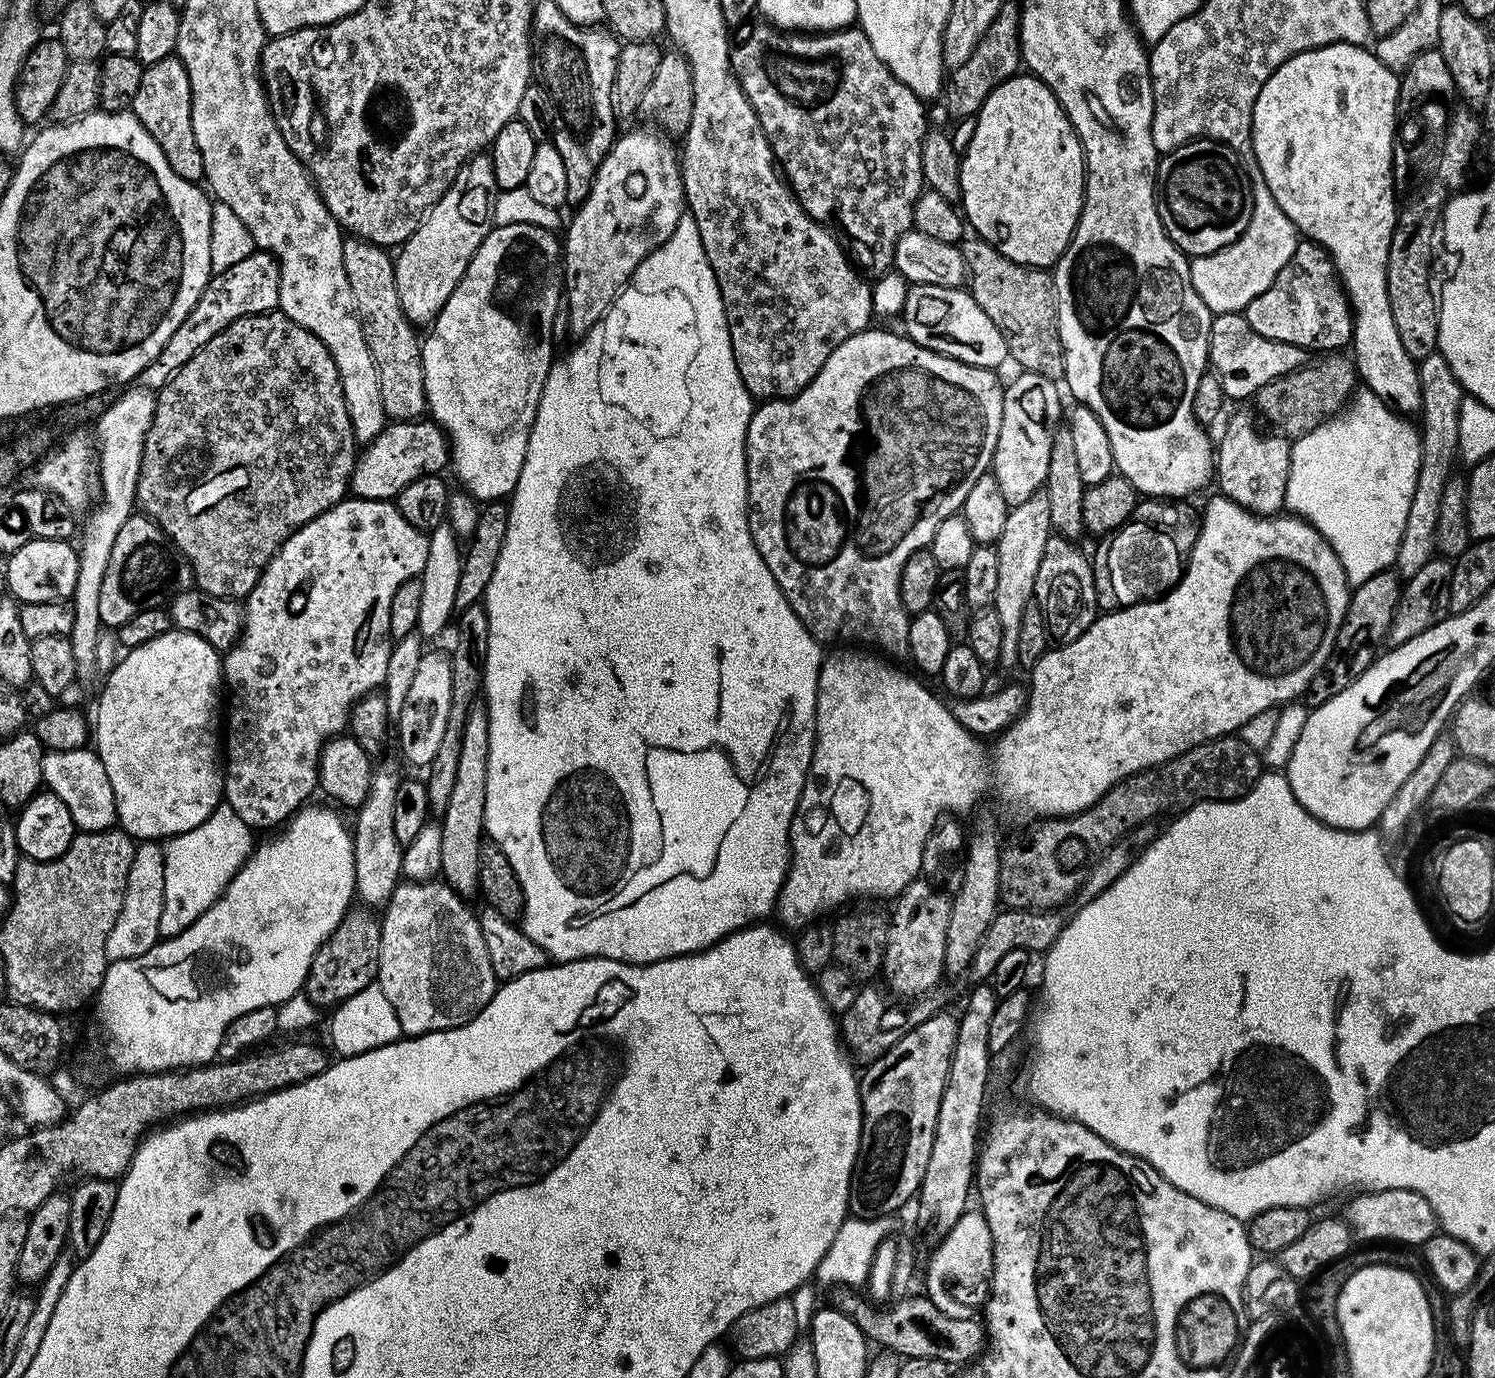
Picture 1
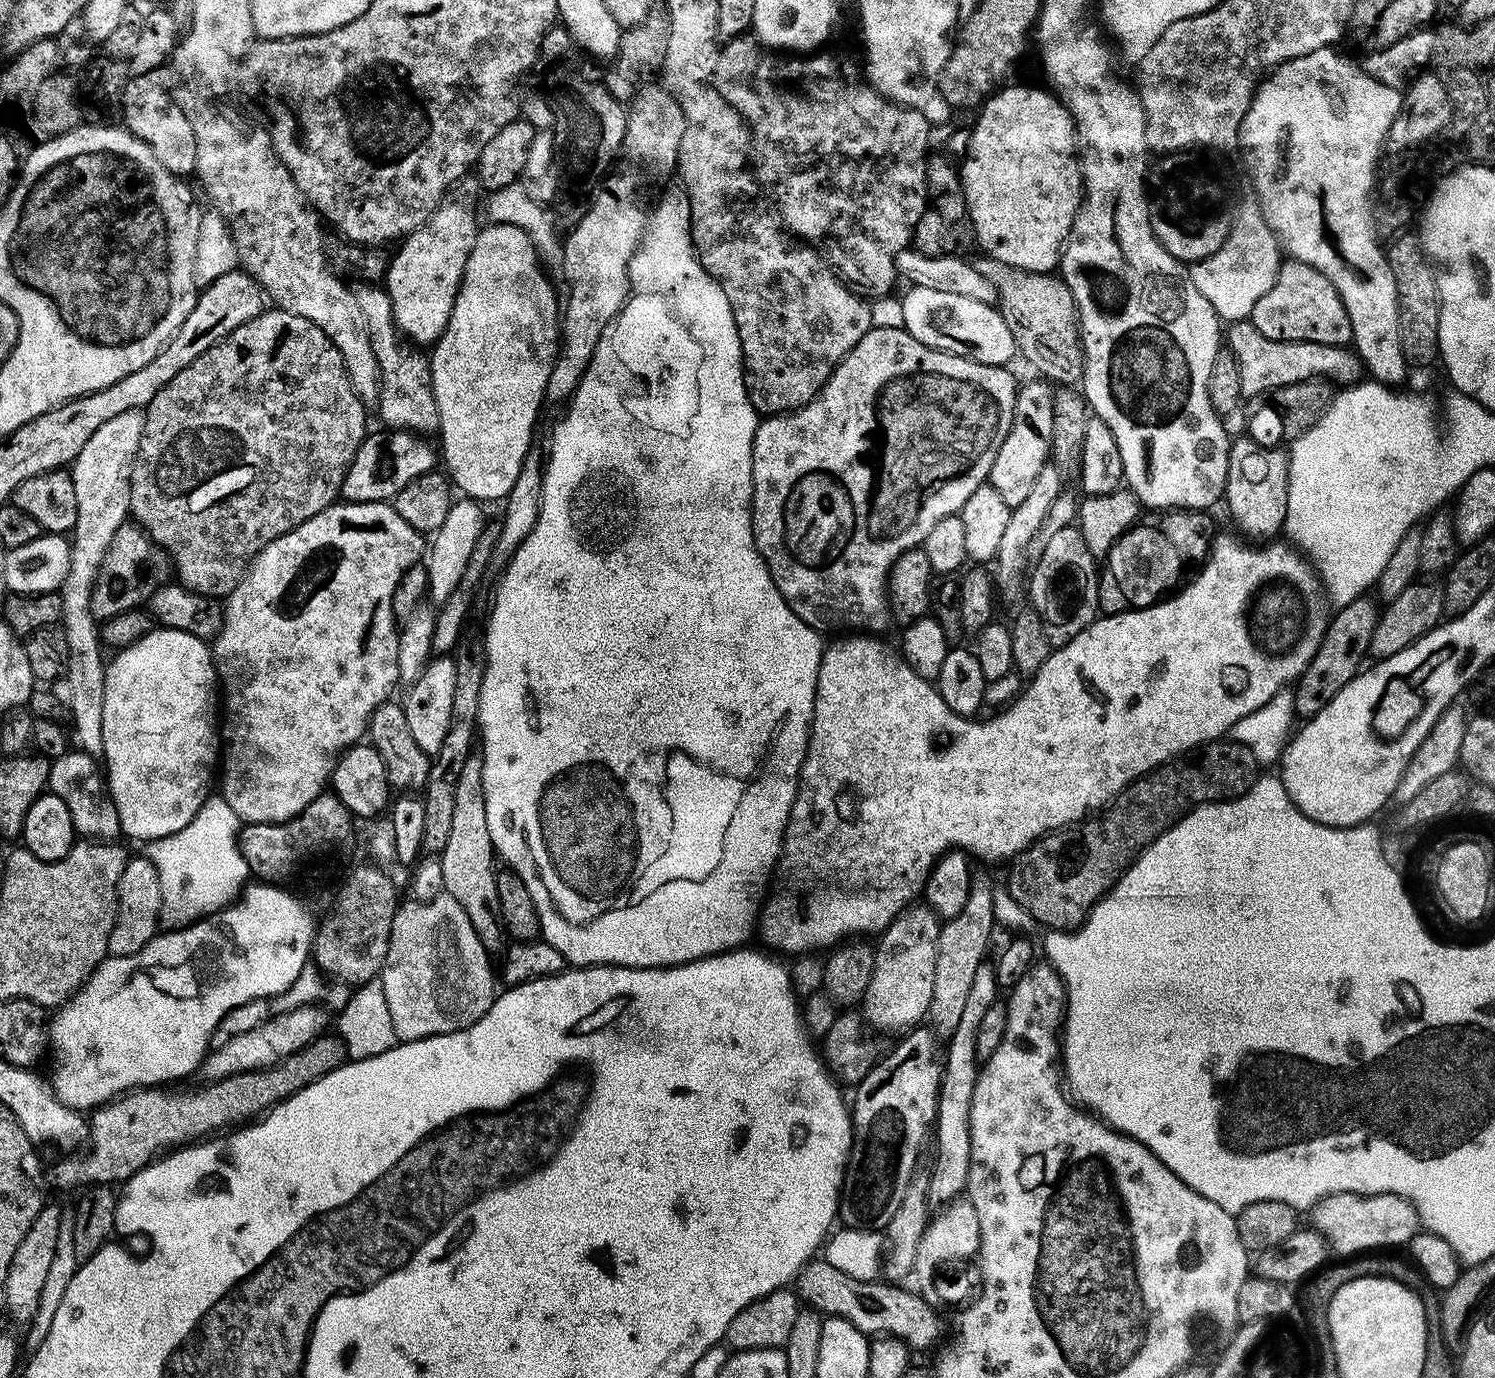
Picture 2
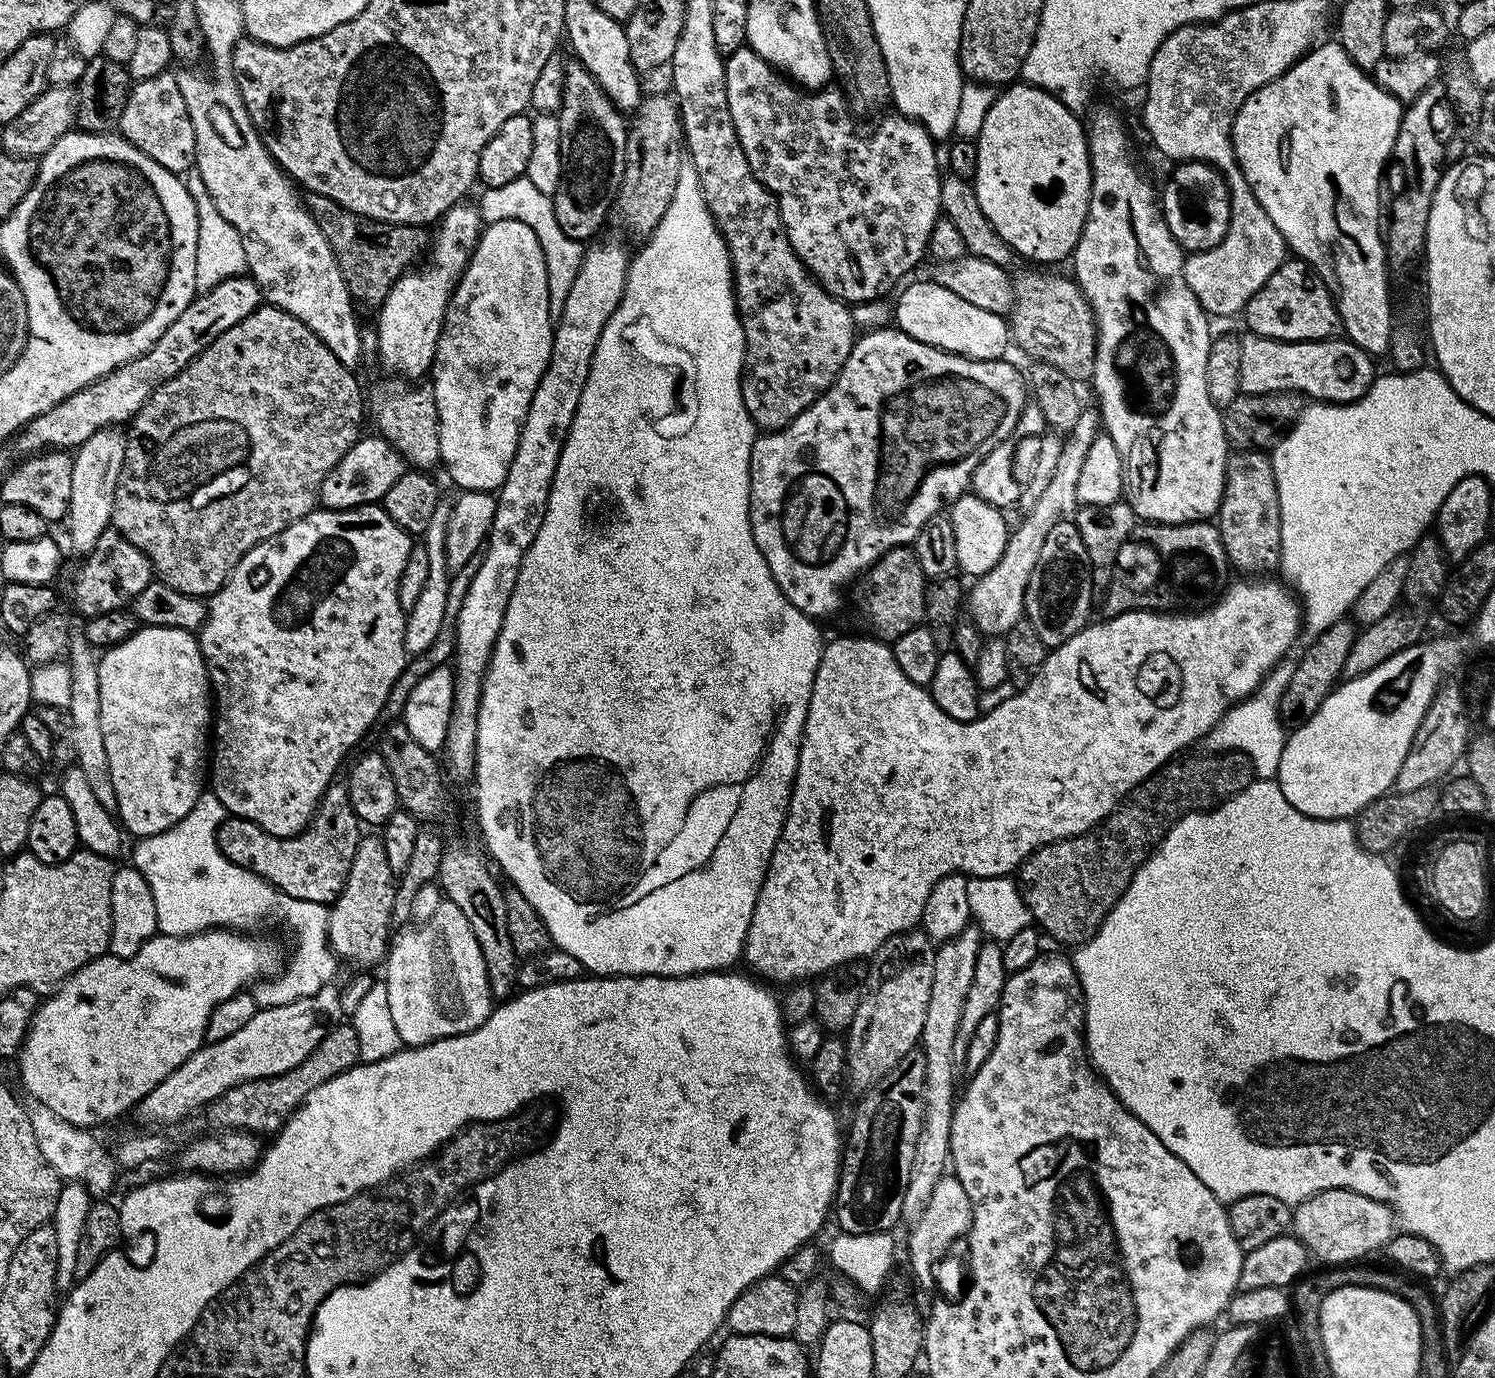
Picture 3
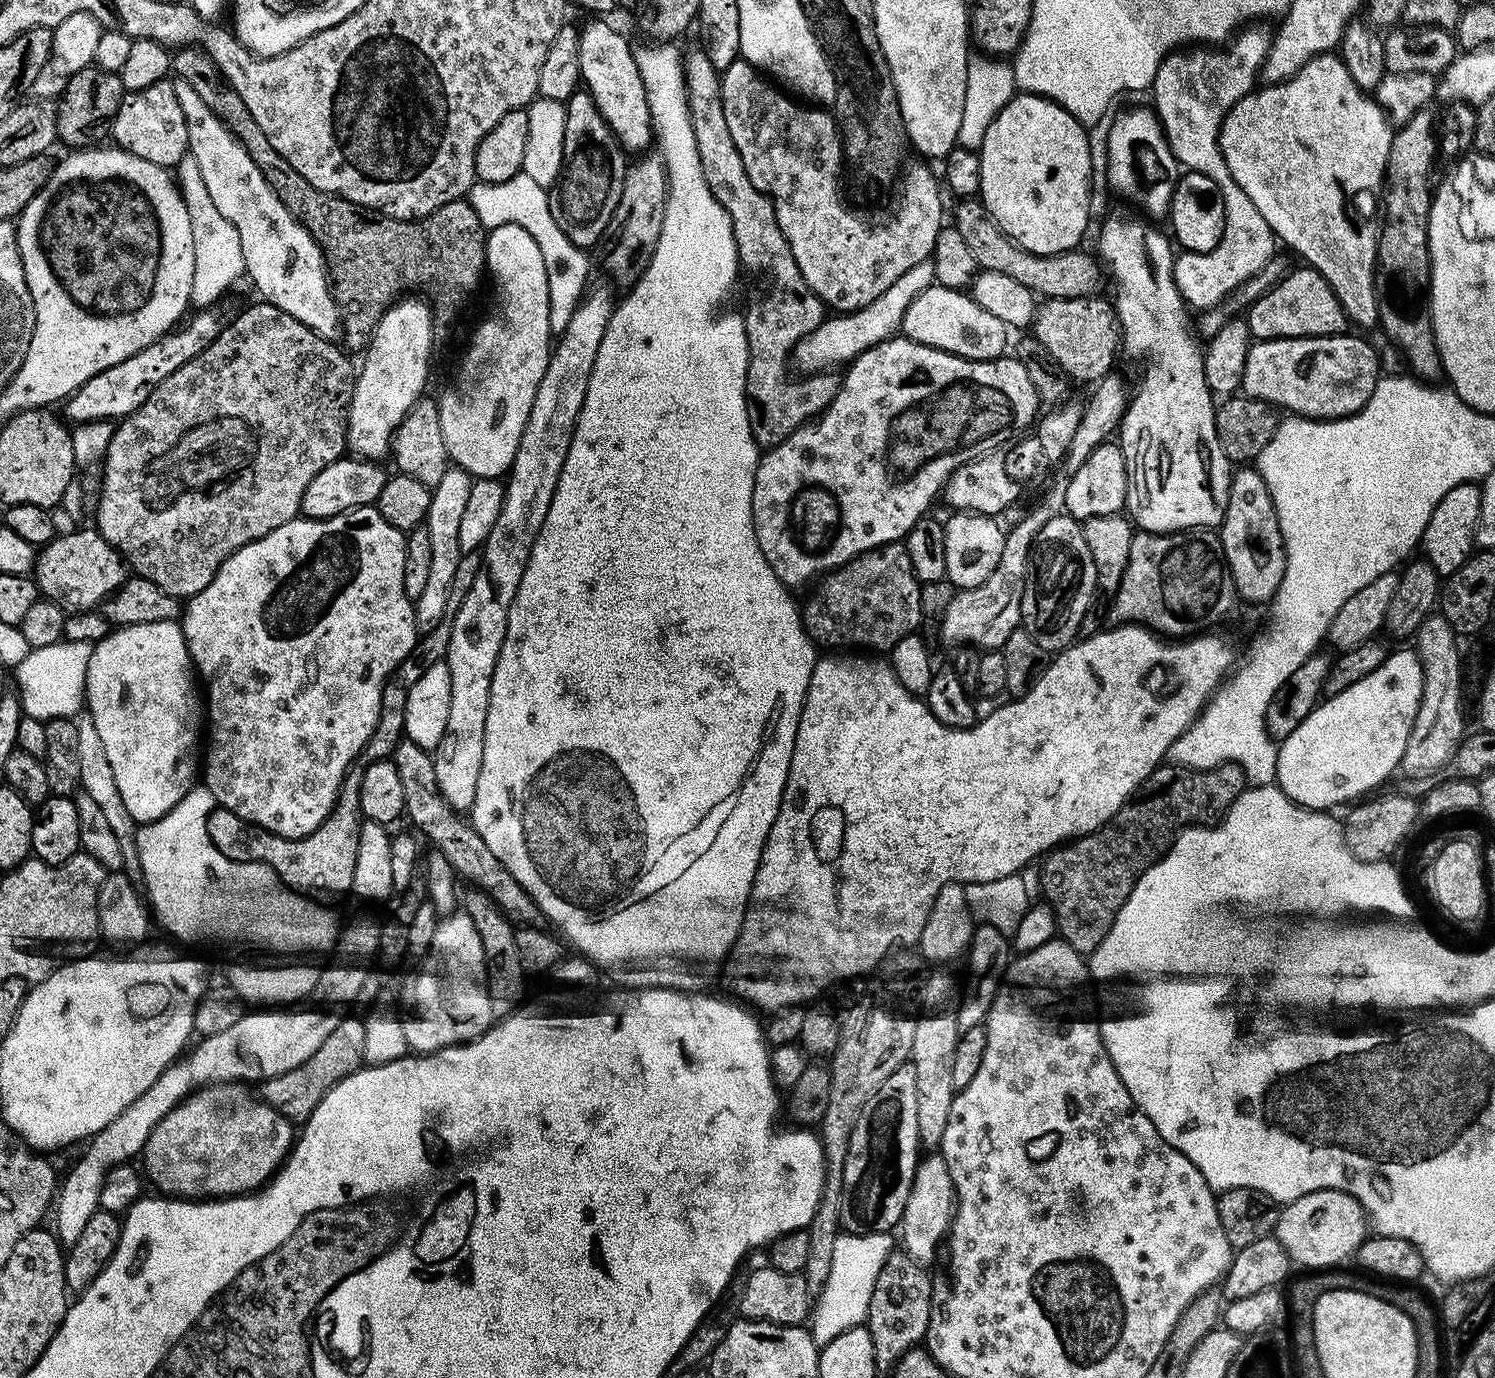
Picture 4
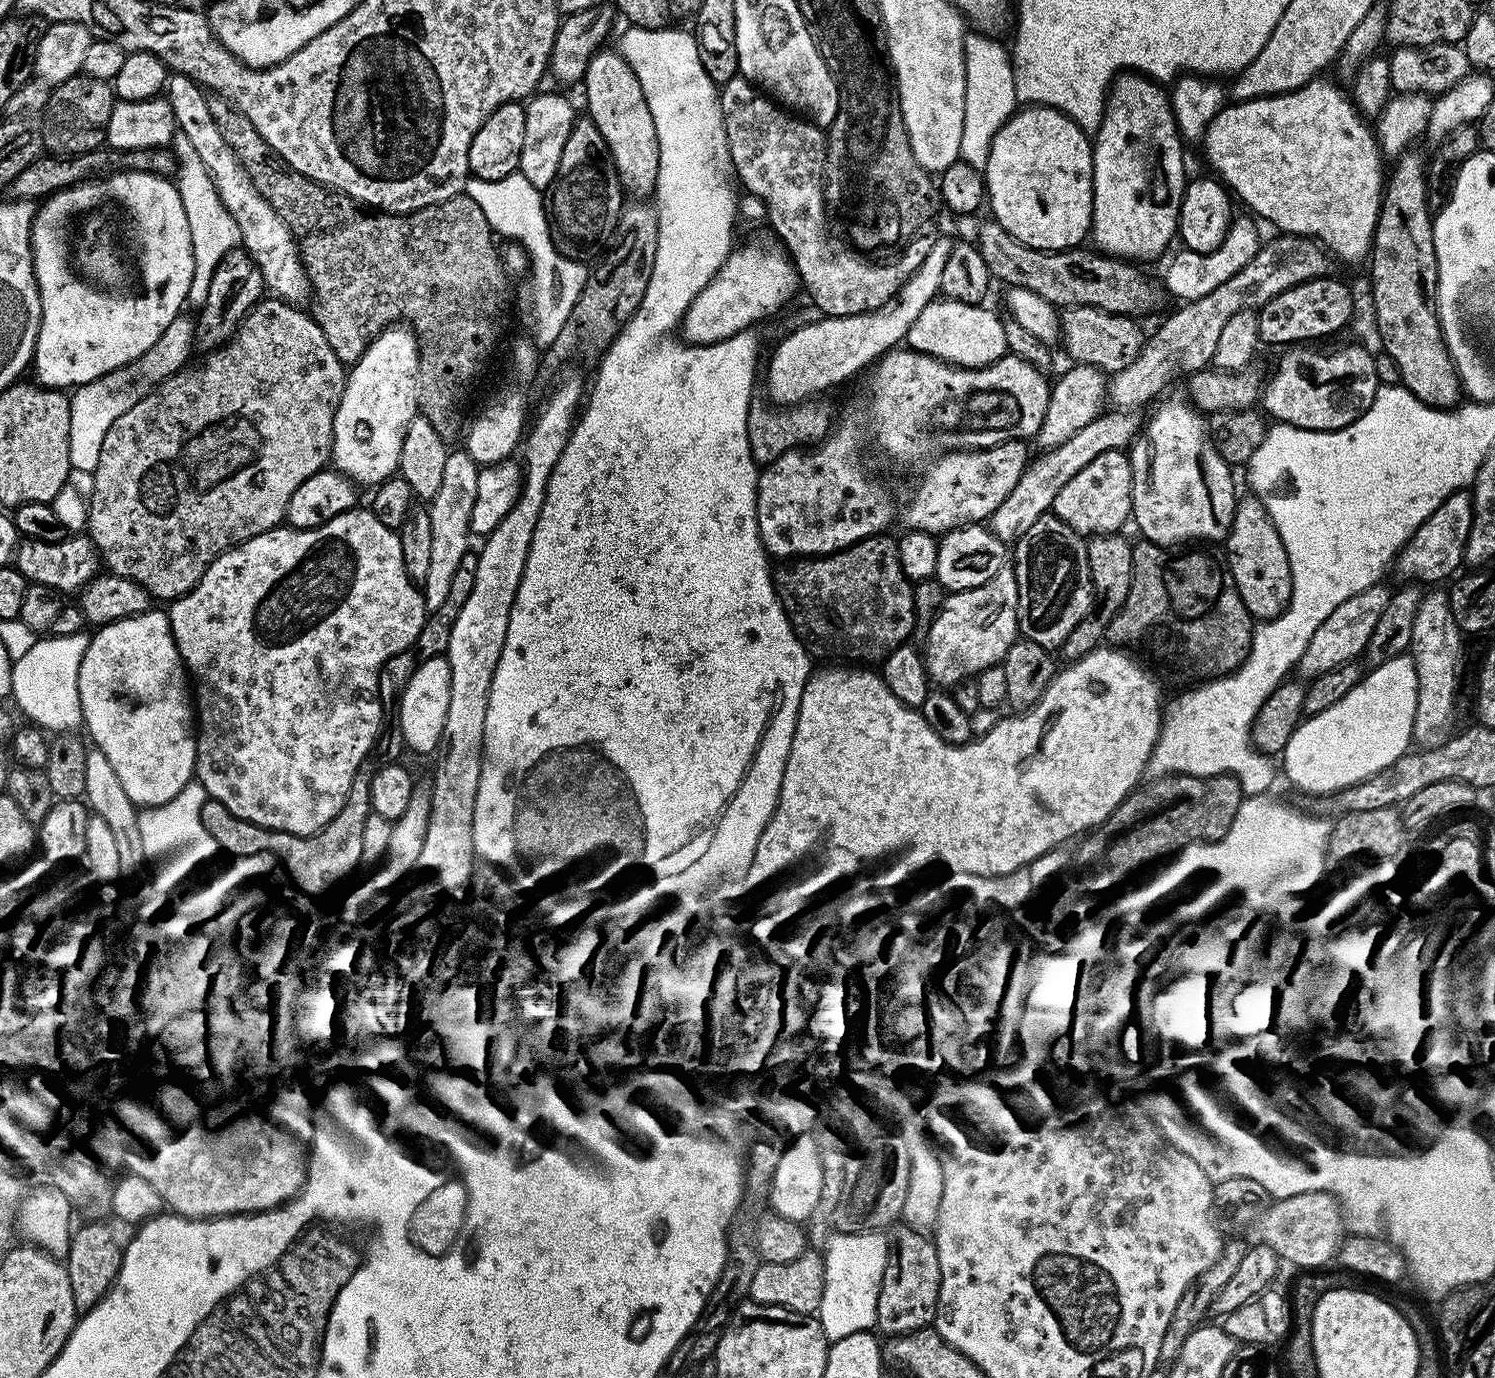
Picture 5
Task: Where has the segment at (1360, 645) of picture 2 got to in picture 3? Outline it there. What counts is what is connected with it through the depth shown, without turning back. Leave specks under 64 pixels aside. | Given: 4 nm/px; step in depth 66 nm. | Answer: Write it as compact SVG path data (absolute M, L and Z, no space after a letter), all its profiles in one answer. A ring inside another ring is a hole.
M1351 619L1339 620L1315 637L1312 645L1305 650L1304 657L1295 661L1296 669L1290 678L1288 689L1282 694L1280 703L1280 718L1285 725L1299 726L1306 723L1322 706L1322 702L1326 702L1332 689L1341 683L1342 666L1346 666L1346 654L1350 654L1354 646L1357 631L1357 625Z

